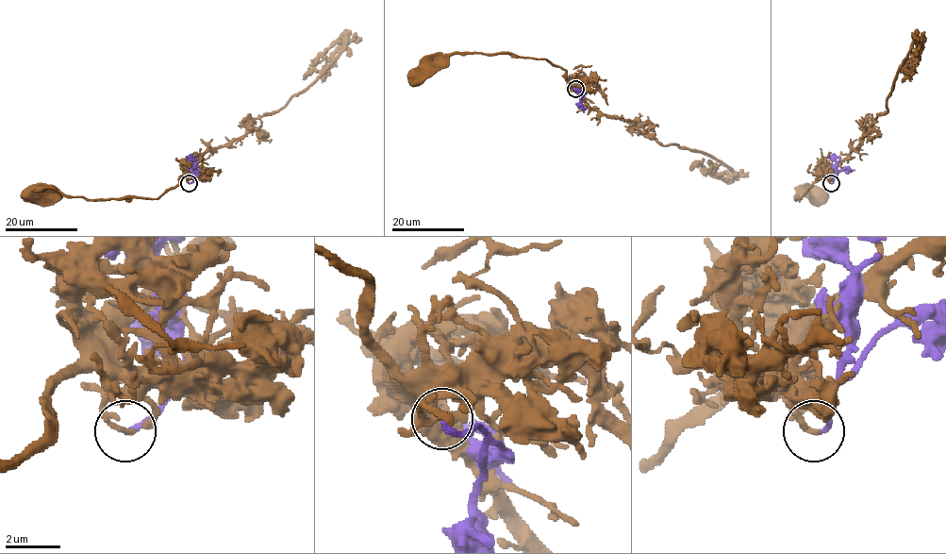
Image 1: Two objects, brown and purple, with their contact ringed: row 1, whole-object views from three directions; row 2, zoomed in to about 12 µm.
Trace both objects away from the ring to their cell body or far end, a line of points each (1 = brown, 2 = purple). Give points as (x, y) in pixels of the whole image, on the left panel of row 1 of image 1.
1: (190, 183), (189, 176), (182, 176), (156, 199), (85, 199), (59, 192), (28, 196)
2: (190, 183), (196, 176), (196, 166), (190, 155)

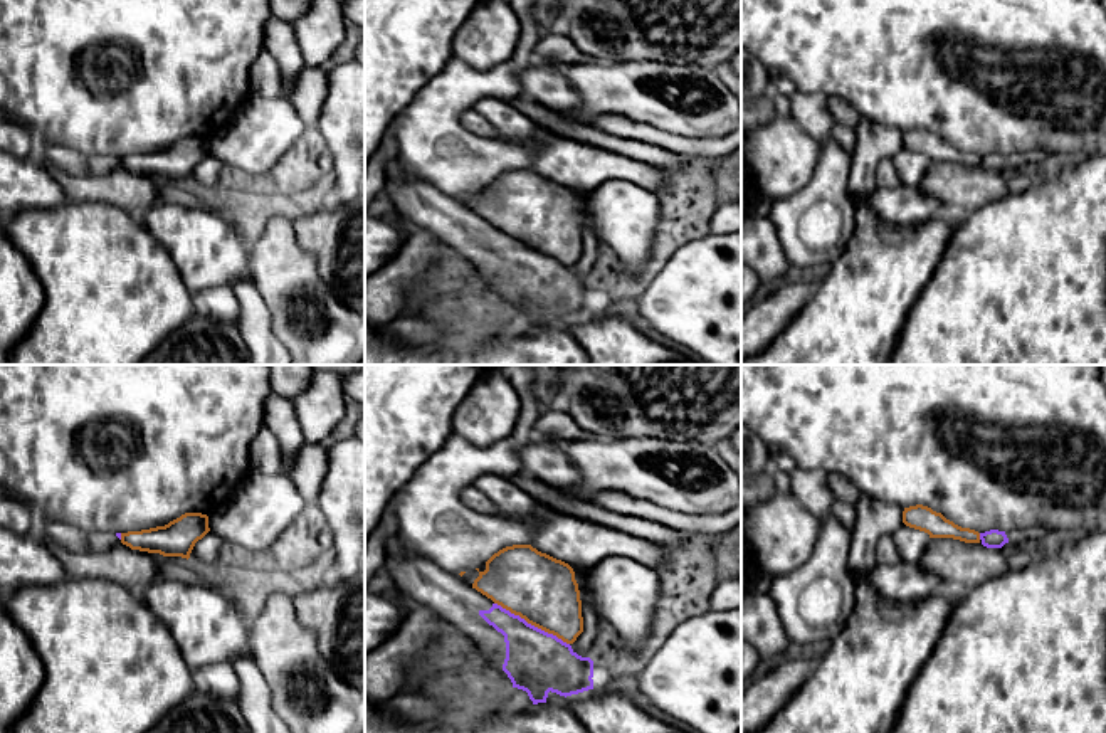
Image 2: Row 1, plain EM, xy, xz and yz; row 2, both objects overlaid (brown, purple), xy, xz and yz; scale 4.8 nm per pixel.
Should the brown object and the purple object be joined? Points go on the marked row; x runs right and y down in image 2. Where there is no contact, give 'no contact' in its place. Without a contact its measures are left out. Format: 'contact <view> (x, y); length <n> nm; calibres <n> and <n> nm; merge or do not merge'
contact xz (531, 624); length 420 nm; calibres 320 and 300 nm; do not merge

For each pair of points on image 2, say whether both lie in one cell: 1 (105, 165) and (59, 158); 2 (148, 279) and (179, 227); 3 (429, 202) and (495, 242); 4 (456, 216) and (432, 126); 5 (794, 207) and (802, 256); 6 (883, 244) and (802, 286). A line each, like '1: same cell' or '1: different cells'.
1: same cell
2: different cells
3: same cell
4: different cells
5: same cell
6: different cells

